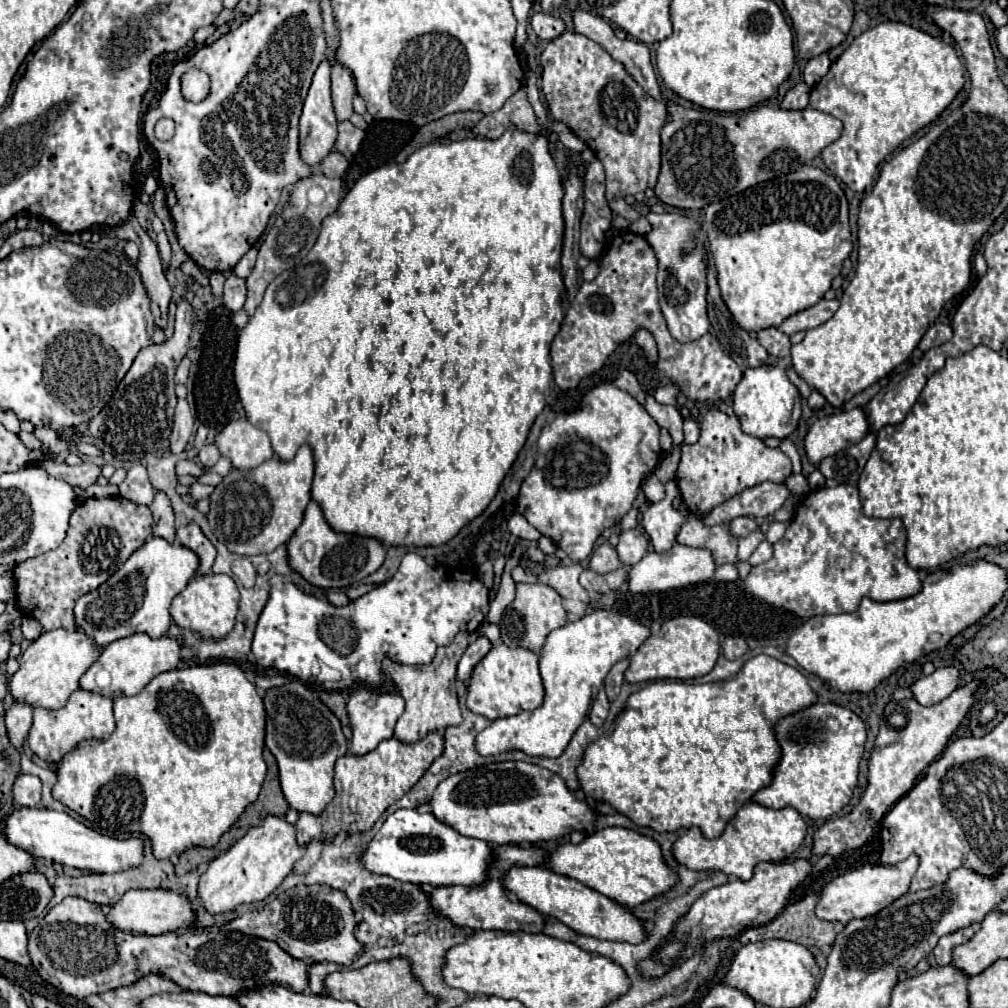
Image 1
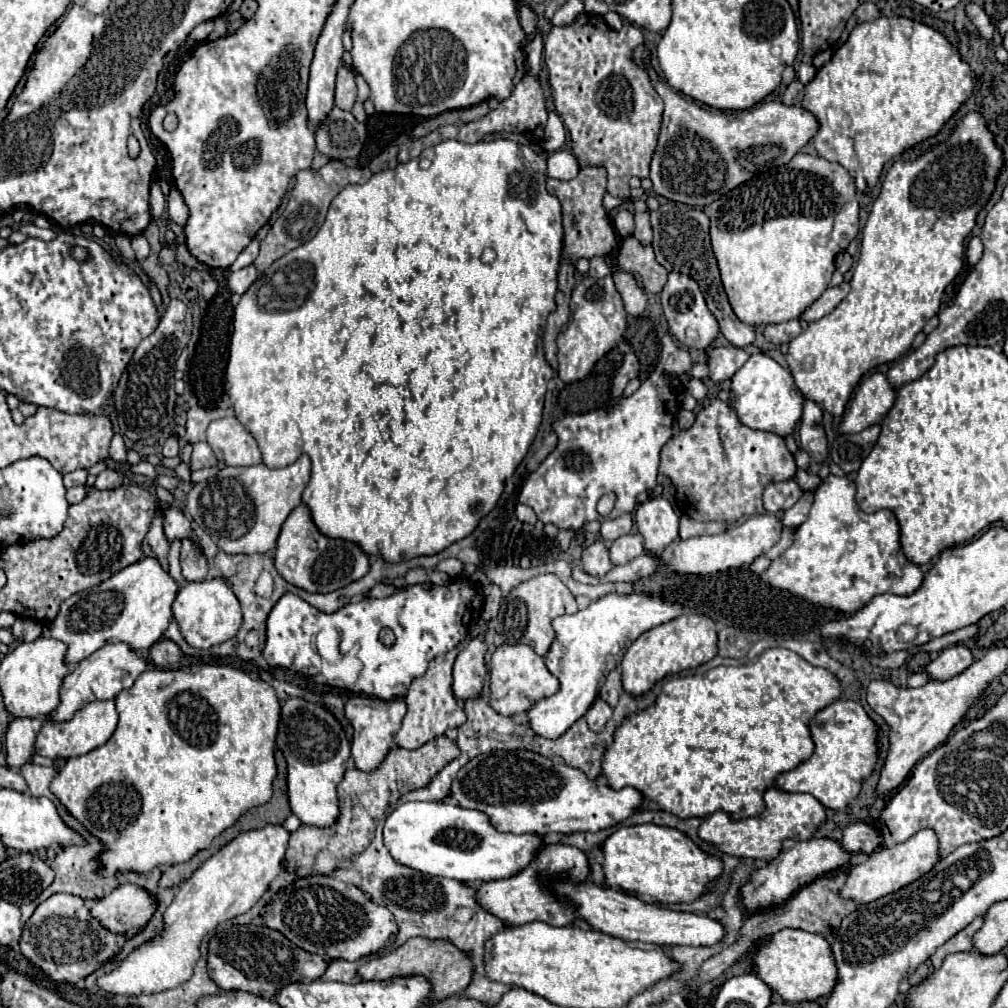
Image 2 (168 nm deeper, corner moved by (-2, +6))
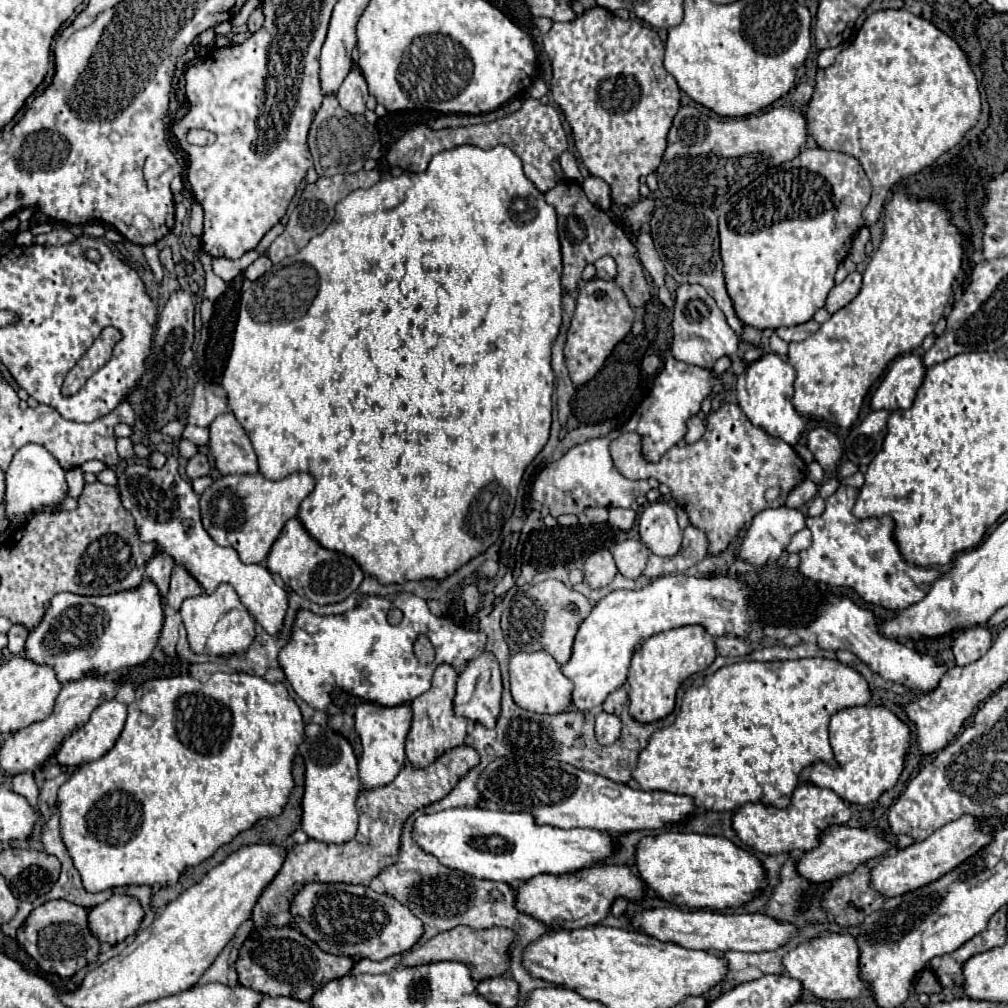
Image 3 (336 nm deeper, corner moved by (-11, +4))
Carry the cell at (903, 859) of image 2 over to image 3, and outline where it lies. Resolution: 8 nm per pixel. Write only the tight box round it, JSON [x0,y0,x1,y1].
[871,816,993,896]

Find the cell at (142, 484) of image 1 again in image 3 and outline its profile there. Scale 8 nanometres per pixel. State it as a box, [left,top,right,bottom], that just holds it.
[117,438,135,460]

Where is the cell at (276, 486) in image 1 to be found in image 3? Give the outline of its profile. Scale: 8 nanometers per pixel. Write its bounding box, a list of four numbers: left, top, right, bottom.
[199,472,315,564]

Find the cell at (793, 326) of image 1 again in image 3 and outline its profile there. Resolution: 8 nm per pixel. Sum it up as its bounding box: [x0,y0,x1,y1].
[825,272,861,314]

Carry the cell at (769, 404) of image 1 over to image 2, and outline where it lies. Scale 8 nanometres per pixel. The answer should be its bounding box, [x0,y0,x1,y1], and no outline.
[732,352,804,438]

